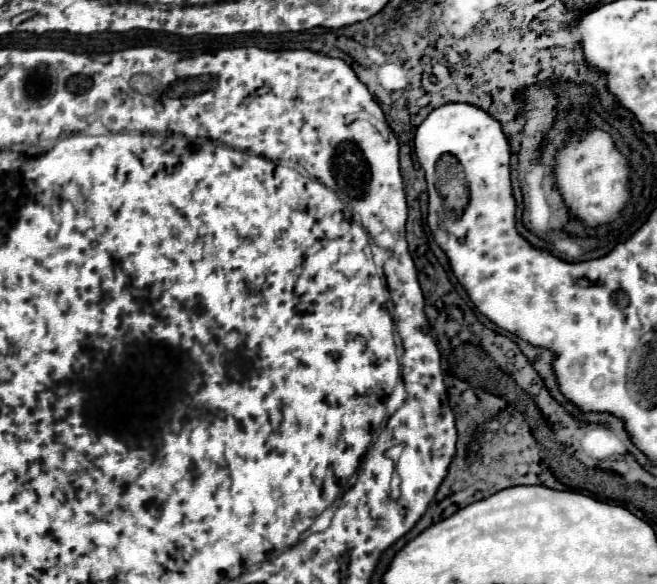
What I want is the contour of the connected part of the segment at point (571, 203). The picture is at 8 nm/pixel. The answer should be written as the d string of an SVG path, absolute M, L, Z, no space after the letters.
M589 130L569 140L565 150L557 154L555 180L569 210L589 226L615 220L629 198L629 166L625 156L615 150L611 136L603 130Z

